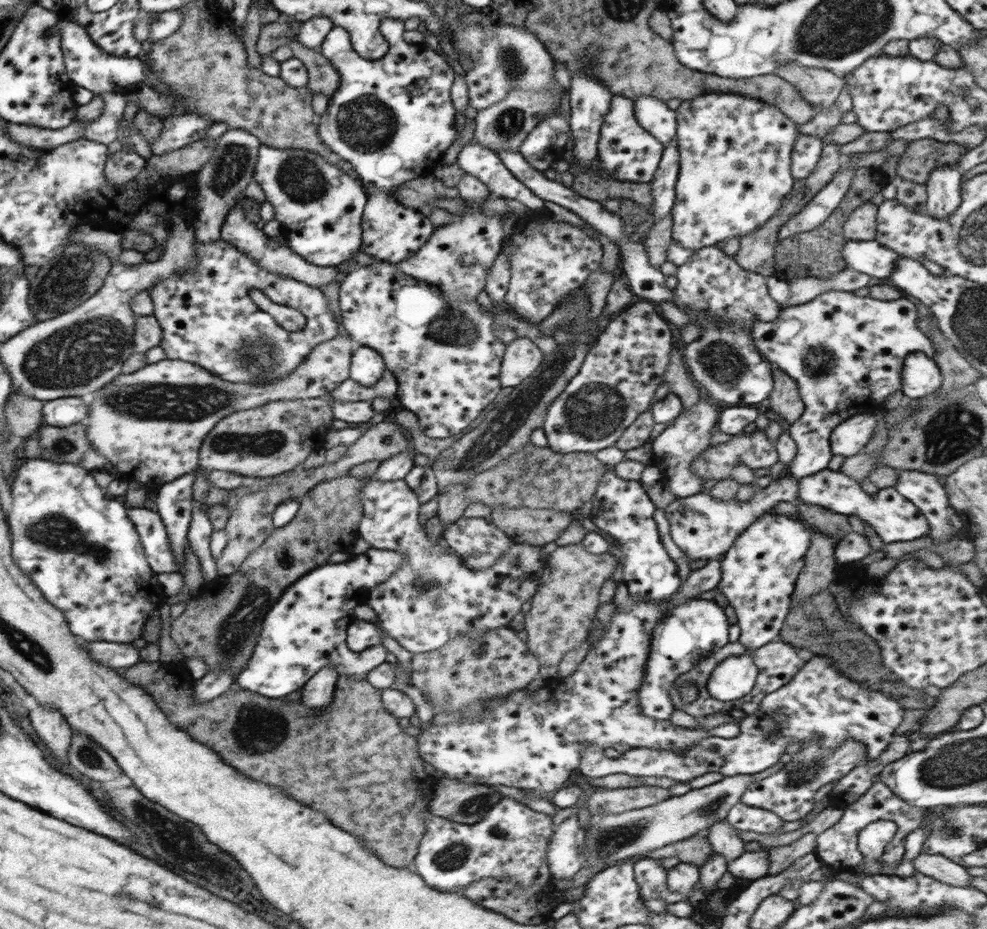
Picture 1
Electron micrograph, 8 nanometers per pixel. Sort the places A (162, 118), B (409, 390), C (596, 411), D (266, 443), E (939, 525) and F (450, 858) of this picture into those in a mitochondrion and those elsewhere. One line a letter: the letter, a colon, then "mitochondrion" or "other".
A: other
B: other
C: mitochondrion
D: mitochondrion
E: other
F: mitochondrion

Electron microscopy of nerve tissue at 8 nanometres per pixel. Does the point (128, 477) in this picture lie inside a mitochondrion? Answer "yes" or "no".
no

